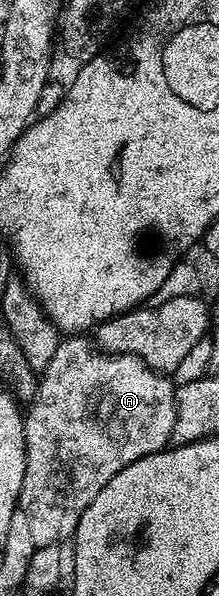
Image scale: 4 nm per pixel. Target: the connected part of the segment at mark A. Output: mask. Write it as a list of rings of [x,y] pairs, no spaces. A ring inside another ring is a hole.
[[[65,336],[55,348],[55,356],[51,356],[51,364],[47,364],[45,370],[40,371],[36,379],[37,391],[33,394],[32,402],[28,403],[24,411],[25,419],[25,471],[23,472],[23,488],[19,499],[19,508],[27,516],[27,524],[31,531],[31,540],[35,540],[37,546],[55,546],[72,539],[75,528],[79,524],[79,516],[89,509],[91,500],[99,496],[99,491],[107,488],[111,476],[119,476],[127,464],[135,464],[143,456],[160,454],[170,445],[173,436],[173,421],[175,420],[175,408],[177,407],[177,395],[174,383],[169,383],[164,373],[155,371],[150,366],[140,362],[130,354],[107,354],[95,348],[92,341],[85,336]]]

